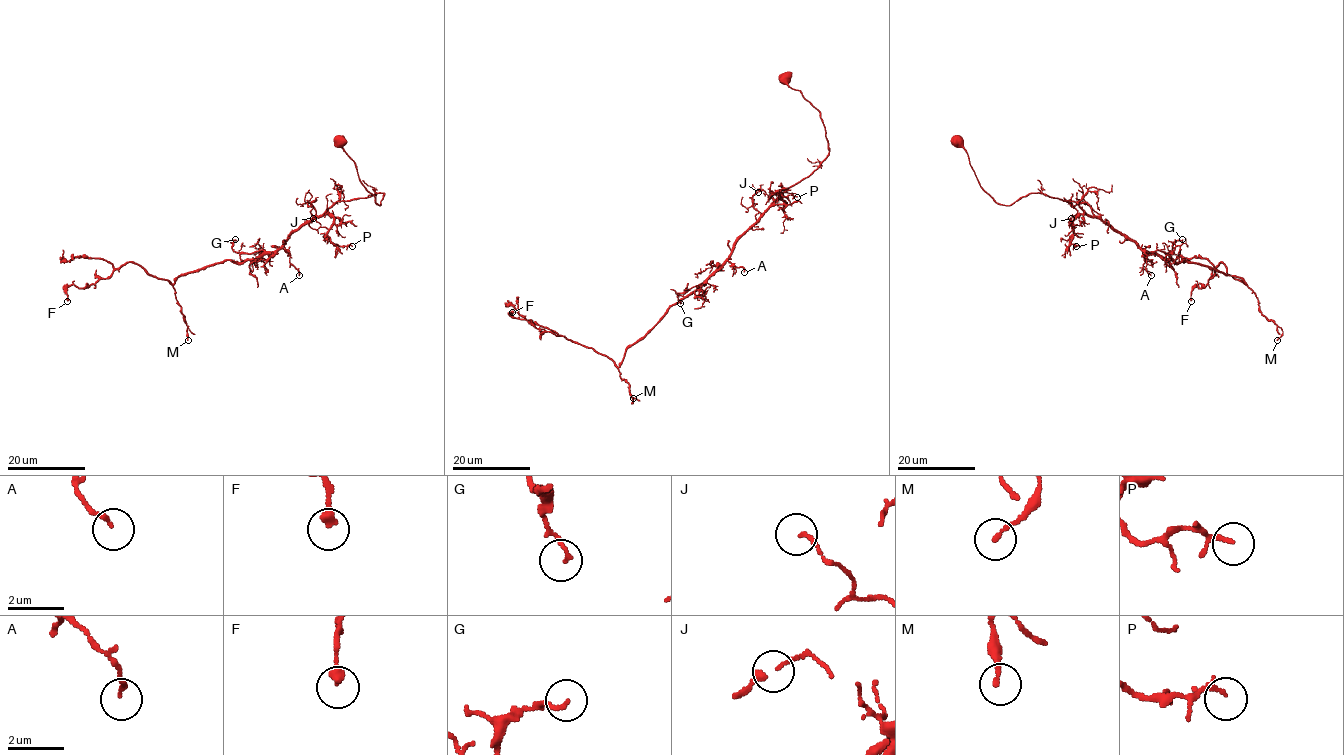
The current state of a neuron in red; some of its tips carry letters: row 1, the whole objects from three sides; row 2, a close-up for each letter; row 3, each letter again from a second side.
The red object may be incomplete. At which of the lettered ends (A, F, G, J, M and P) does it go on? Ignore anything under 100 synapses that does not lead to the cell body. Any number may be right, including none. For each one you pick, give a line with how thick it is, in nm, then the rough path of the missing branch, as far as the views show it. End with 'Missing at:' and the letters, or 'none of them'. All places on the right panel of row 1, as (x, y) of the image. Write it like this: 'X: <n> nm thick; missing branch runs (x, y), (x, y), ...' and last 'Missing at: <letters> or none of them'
Missing at: none of them

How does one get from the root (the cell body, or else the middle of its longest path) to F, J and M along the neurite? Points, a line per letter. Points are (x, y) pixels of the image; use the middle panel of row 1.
F: (784, 78), (820, 113), (827, 158), (790, 186), (731, 254), (626, 350), (618, 366), (512, 312)
J: (784, 78), (820, 113), (829, 152), (809, 175), (791, 185), (772, 204), (777, 194), (758, 192)
M: (784, 78), (820, 113), (828, 156), (626, 350), (618, 370), (632, 403), (633, 398)

